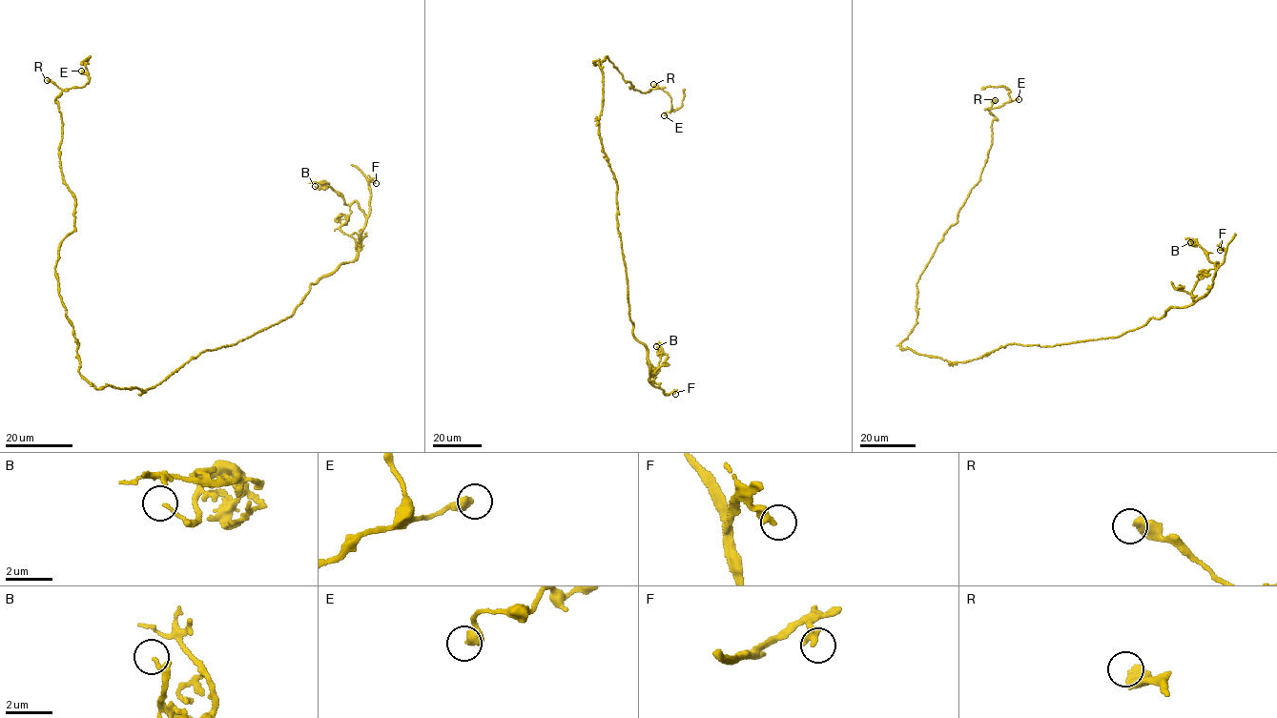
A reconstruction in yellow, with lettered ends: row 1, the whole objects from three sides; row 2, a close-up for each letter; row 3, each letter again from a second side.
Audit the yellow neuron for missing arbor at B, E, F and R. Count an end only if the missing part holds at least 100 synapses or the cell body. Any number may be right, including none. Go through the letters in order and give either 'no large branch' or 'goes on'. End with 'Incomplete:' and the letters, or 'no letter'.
B: no large branch
E: no large branch
F: no large branch
R: no large branch
Incomplete: no letter

